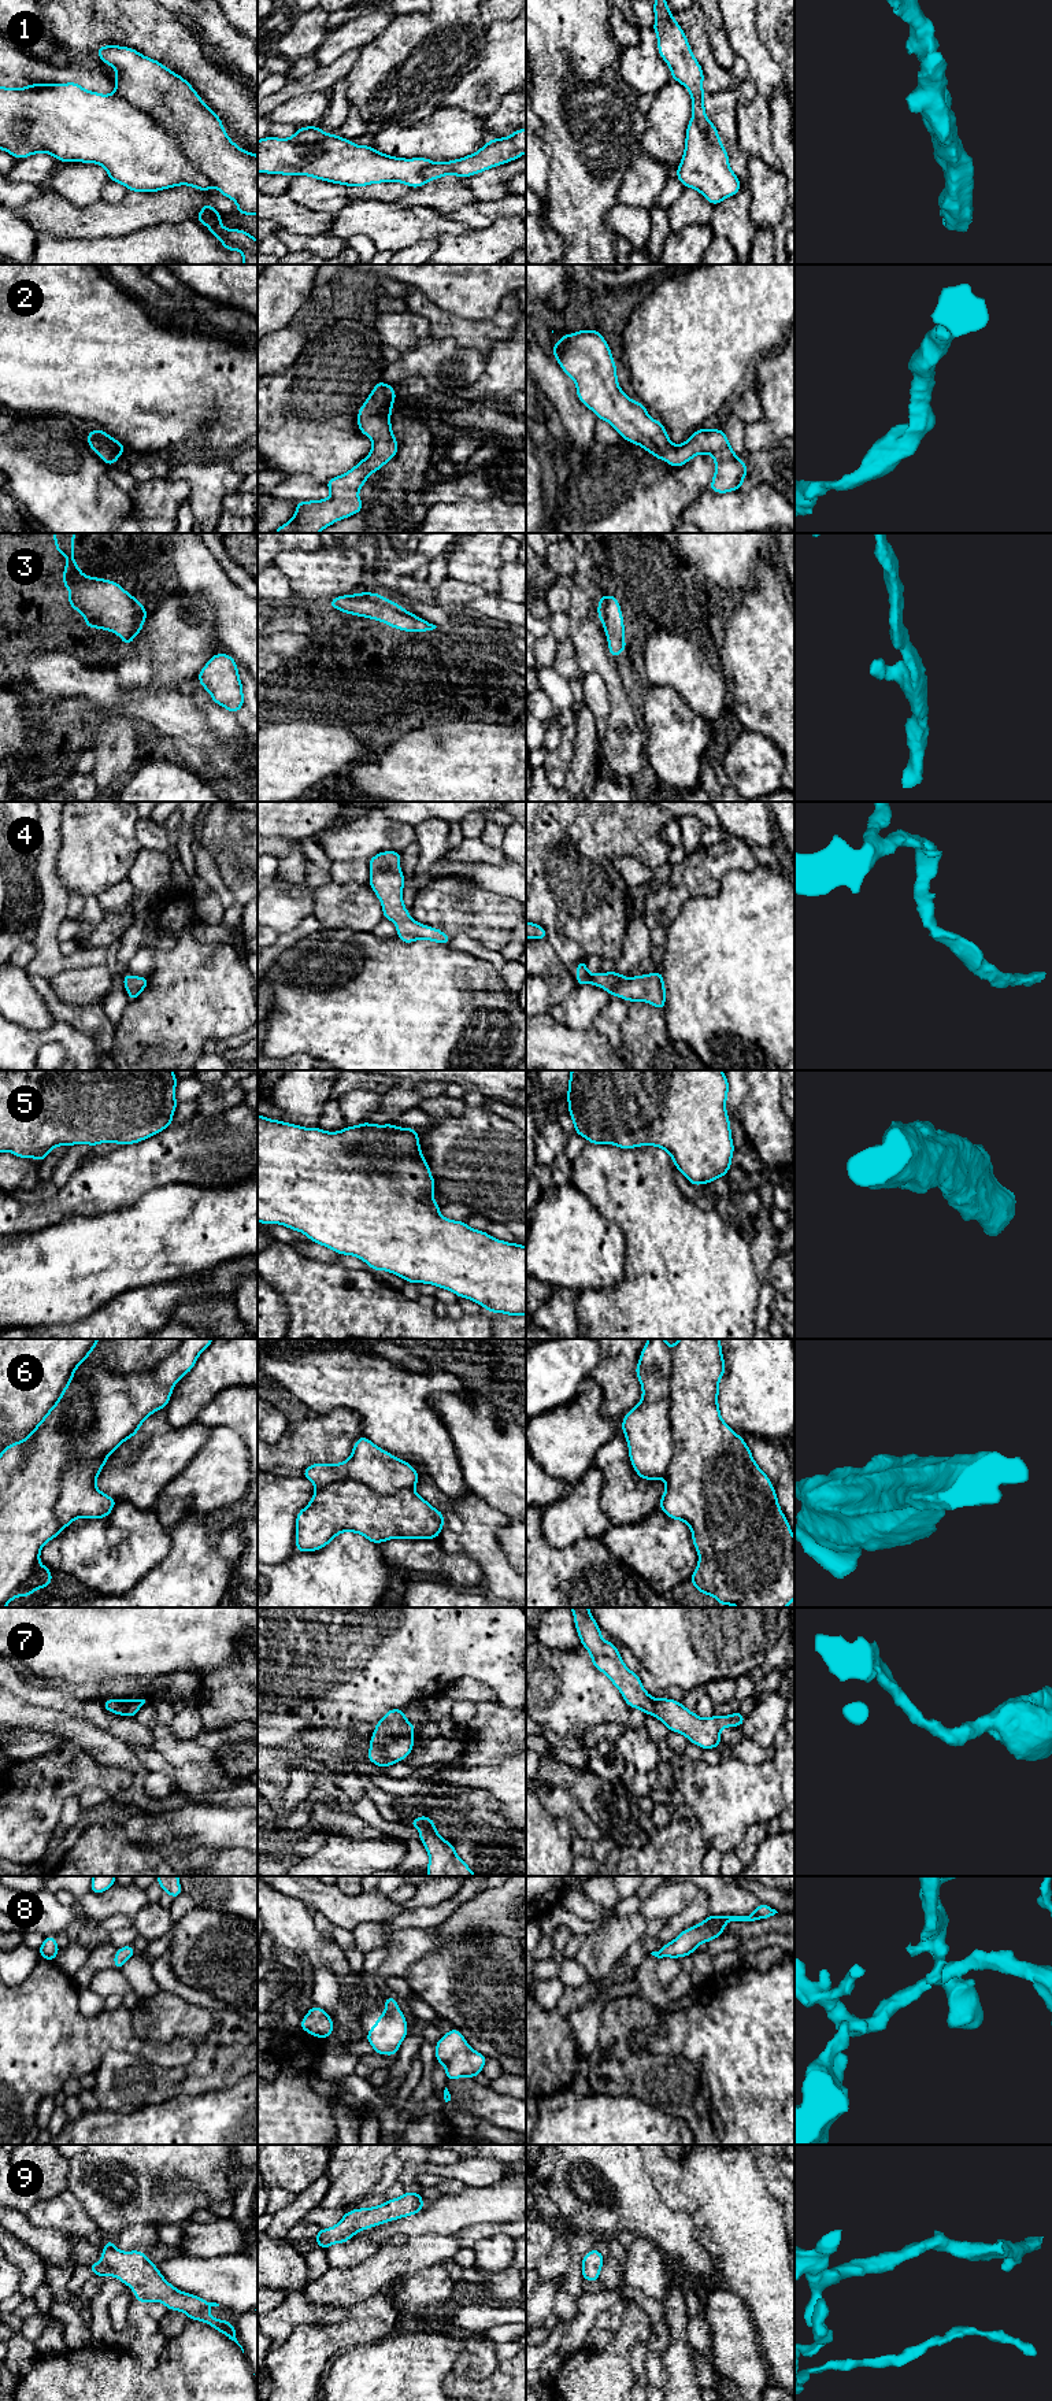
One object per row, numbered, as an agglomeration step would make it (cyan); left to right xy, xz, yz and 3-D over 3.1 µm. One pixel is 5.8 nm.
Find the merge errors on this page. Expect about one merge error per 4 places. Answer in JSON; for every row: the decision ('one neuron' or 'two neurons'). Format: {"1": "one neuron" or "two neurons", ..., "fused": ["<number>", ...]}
{"1": "two neurons", "2": "one neuron", "3": "one neuron", "4": "one neuron", "5": "one neuron", "6": "two neurons", "7": "one neuron", "8": "one neuron", "9": "one neuron", "fused": ["1", "6"]}

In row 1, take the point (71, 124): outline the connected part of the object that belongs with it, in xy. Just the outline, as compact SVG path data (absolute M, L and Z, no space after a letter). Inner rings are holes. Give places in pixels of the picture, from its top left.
M77 82L32 84L21 89L0 86L0 149L15 159L47 152L59 162L96 163L105 169L111 181L125 185L130 192L149 193L178 185L208 192L212 185L182 153L174 133L162 127L149 114L116 93L101 95L86 90Z

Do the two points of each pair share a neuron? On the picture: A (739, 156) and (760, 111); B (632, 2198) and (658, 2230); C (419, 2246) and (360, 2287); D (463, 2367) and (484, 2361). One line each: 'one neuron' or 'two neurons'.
A: two neurons
B: one neuron
C: one neuron
D: one neuron

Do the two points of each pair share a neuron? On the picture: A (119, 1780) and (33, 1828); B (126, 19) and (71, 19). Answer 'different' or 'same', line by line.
A: same
B: same

